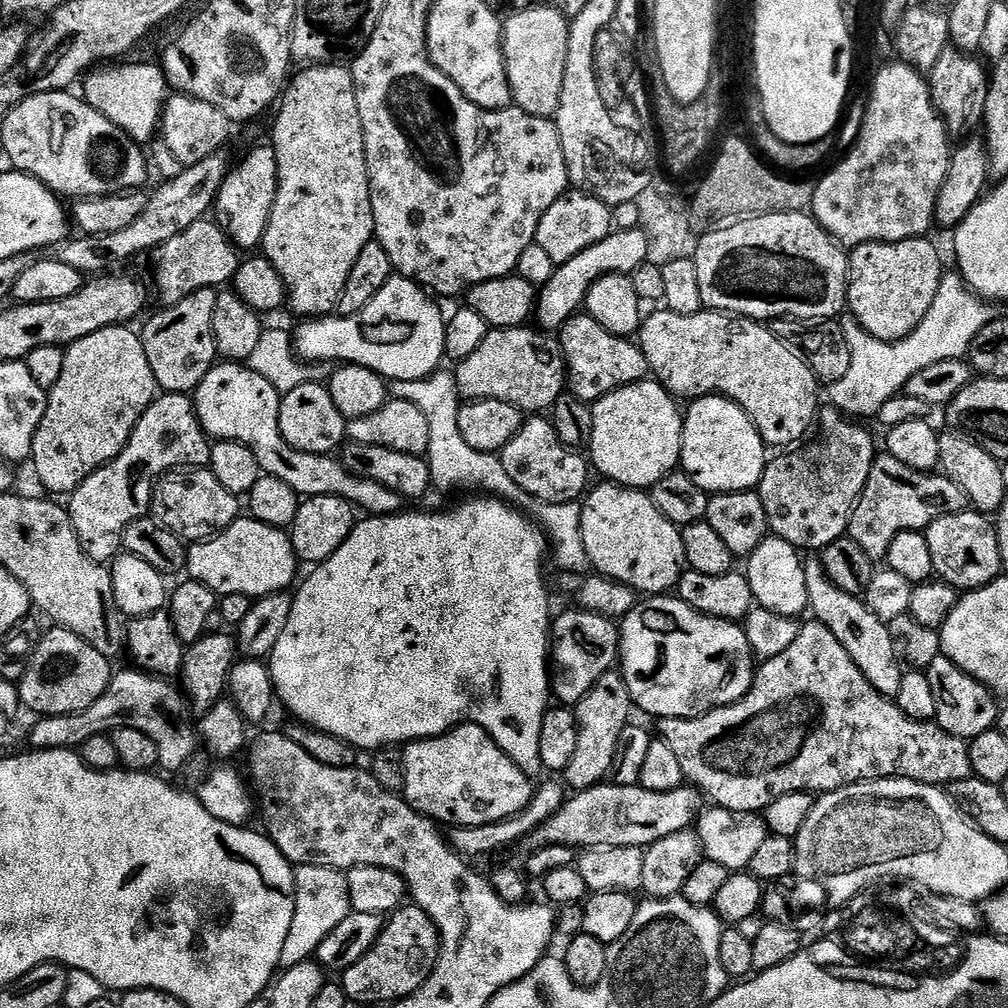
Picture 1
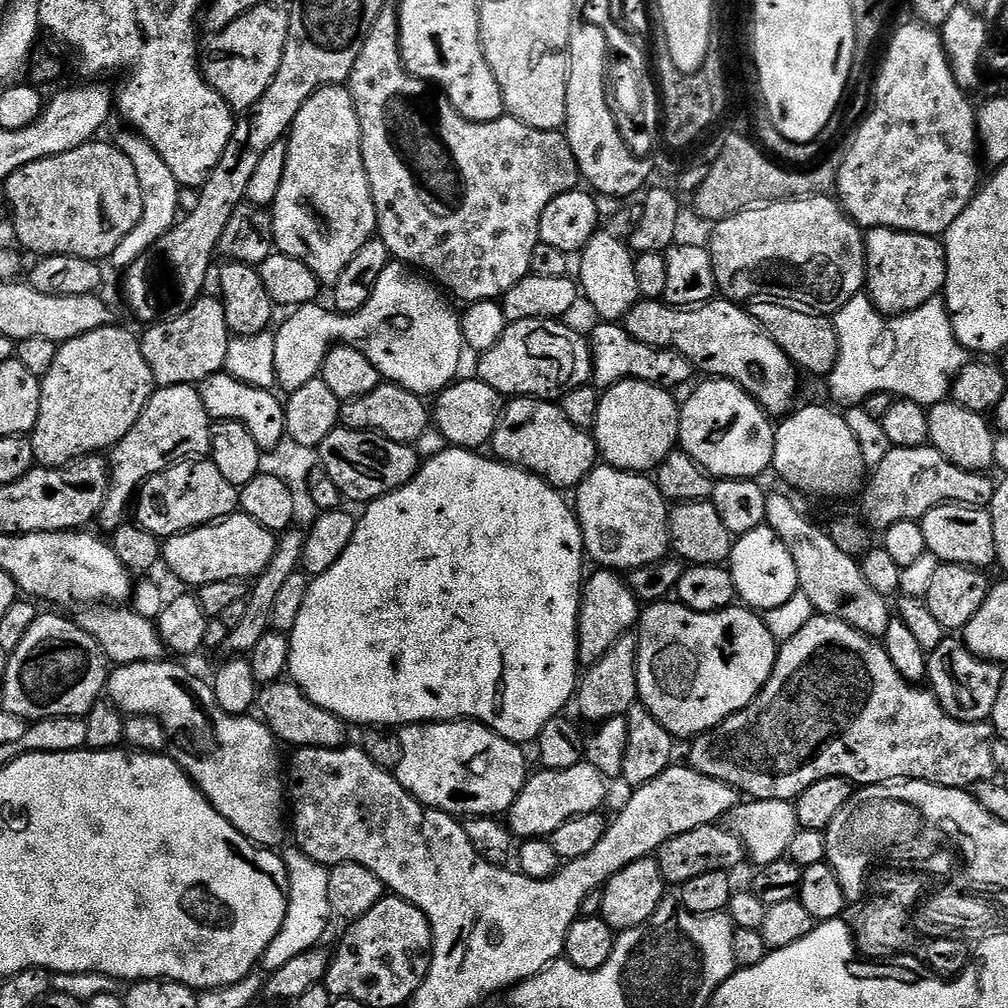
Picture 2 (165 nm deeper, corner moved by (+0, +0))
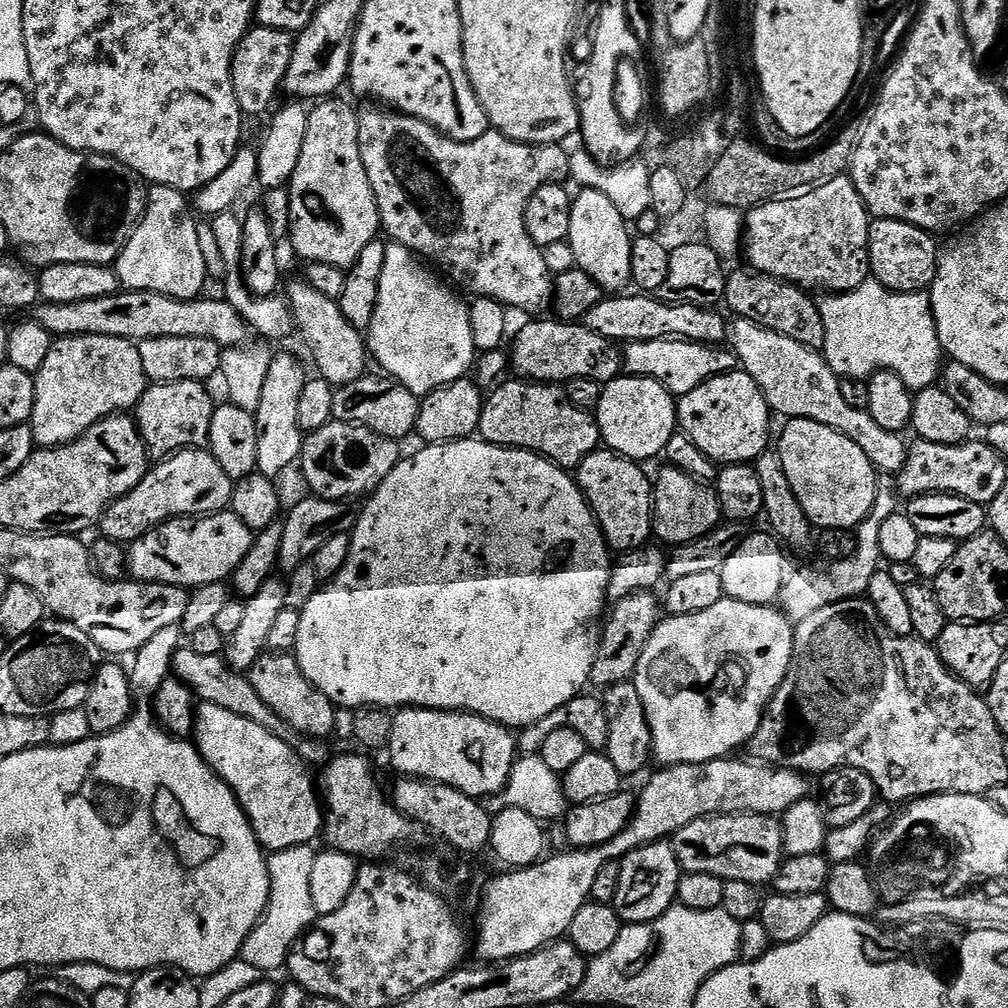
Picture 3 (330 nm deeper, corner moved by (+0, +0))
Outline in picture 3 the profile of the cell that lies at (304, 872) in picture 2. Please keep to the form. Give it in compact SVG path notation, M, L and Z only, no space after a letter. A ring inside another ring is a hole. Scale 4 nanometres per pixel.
M312 844L290 846L290 850L271 853L267 857L270 874L270 898L264 917L256 924L256 929L246 938L239 959L250 962L254 970L261 974L276 974L288 963L292 948L304 933L316 923L314 897L310 895L310 873L314 870L317 849Z

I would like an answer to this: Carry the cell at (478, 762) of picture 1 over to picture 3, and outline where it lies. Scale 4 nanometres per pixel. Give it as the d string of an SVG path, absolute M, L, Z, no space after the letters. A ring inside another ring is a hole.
M405 706L392 717L392 737L386 755L392 759L392 764L400 771L401 777L433 780L446 786L454 786L454 790L462 790L462 794L487 798L506 786L518 759L518 740L503 724L474 716L471 712L446 712L439 708Z

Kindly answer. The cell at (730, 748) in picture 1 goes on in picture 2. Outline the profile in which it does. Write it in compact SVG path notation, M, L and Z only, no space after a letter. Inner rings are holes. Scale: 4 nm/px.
M819 614L813 615L810 622L806 622L806 626L802 626L802 630L798 630L798 634L794 634L794 638L783 641L779 645L776 653L776 665L774 670L770 674L770 678L766 682L766 686L762 686L762 690L755 698L750 702L750 706L743 708L741 712L734 713L730 718L726 718L721 722L717 728L711 728L709 732L703 732L698 737L695 737L691 741L692 749L688 752L688 760L686 760L687 767L693 768L696 772L706 774L710 778L714 778L718 782L726 782L731 788L736 789L737 793L743 794L745 797L754 800L791 800L795 801L796 797L802 794L802 790L806 790L806 786L814 786L814 782L822 782L822 778L834 778L835 776L841 776L847 780L852 781L856 786L867 786L869 784L891 784L893 782L899 782L901 780L921 780L927 784L937 784L943 788L962 788L965 790L971 789L973 784L976 784L980 780L991 780L997 775L998 769L994 762L994 750L992 749L992 741L994 739L994 729L991 723L985 722L983 724L971 724L970 722L961 722L961 720L955 720L950 718L950 714L946 714L946 710L942 710L942 706L938 702L938 698L927 687L917 686L906 682L902 678L902 674L898 674L898 670L894 666L894 662L890 662L890 654L886 654L883 643L879 639L869 639L867 636L863 636L858 630L854 630L854 626L850 626L846 622L842 622L837 616L822 616Z

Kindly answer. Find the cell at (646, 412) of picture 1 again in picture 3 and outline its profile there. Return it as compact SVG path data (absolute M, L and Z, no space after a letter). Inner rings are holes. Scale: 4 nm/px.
M621 374L600 389L600 401L595 410L596 425L600 428L600 439L607 451L615 452L617 456L625 456L628 460L645 462L659 457L663 453L666 442L678 431L676 419L677 401L658 382L641 376Z

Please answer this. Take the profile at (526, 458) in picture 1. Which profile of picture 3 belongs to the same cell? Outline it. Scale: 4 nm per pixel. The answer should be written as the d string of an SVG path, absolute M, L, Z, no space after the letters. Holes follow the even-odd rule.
M519 378L505 379L499 387L487 393L478 436L484 443L496 444L499 448L535 452L565 470L576 469L602 444L595 415L574 406L561 385L537 384Z

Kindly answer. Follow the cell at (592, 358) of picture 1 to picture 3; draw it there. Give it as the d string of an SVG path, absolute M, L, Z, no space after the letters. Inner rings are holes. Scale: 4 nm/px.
M663 336L623 345L622 368L627 375L658 382L672 397L679 398L690 394L690 390L698 390L698 386L702 386L710 378L737 371L738 361L736 353L727 347Z

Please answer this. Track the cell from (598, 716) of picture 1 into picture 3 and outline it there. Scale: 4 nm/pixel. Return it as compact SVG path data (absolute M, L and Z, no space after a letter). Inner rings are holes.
M639 592L617 600L611 605L603 621L605 624L600 632L600 645L592 667L591 683L597 684L600 690L607 690L612 684L629 683L635 677L638 662L642 658L642 650L646 650L650 634L654 634L657 624L662 619L661 601L657 597L655 600L654 597L652 592Z

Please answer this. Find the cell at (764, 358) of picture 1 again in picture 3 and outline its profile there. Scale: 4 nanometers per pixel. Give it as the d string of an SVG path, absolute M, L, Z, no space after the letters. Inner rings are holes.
M612 294L598 302L590 314L582 321L585 328L594 330L602 338L621 345L653 340L654 338L679 338L696 340L700 344L719 345L726 336L726 320L719 316L719 311L711 308L699 308L689 304L666 304L652 294Z

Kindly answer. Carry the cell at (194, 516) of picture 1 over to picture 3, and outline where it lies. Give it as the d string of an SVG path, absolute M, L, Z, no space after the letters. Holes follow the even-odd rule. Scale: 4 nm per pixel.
M187 448L185 452L176 452L168 459L161 460L155 466L149 467L142 482L138 482L138 486L134 486L134 490L130 490L130 494L118 498L100 515L99 535L128 546L133 540L146 535L149 530L168 520L211 516L214 512L225 511L232 503L233 483L234 481L226 474L226 470L222 470L222 466L218 466L212 453L204 448Z

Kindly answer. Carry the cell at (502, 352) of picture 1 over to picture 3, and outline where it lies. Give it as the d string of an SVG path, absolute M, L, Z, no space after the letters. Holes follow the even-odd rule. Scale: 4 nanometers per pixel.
M532 318L529 324L524 324L520 328L520 333L516 336L516 341L513 342L512 348L510 347L510 368L513 373L521 380L535 382L537 384L558 384L561 386L567 385L569 380L577 380L578 378L590 378L596 380L600 385L605 385L616 379L622 372L622 352L613 341L602 338L594 330L585 328L583 323L580 322L565 322L559 318L551 318L552 320L536 320L540 318Z

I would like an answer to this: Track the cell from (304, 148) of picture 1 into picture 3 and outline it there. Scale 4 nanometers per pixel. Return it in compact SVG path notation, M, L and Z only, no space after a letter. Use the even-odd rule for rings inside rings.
M325 98L308 113L306 143L298 157L298 170L286 187L290 194L292 248L308 264L326 262L349 269L365 246L381 235L378 202L362 166L358 146L360 117L340 98Z

